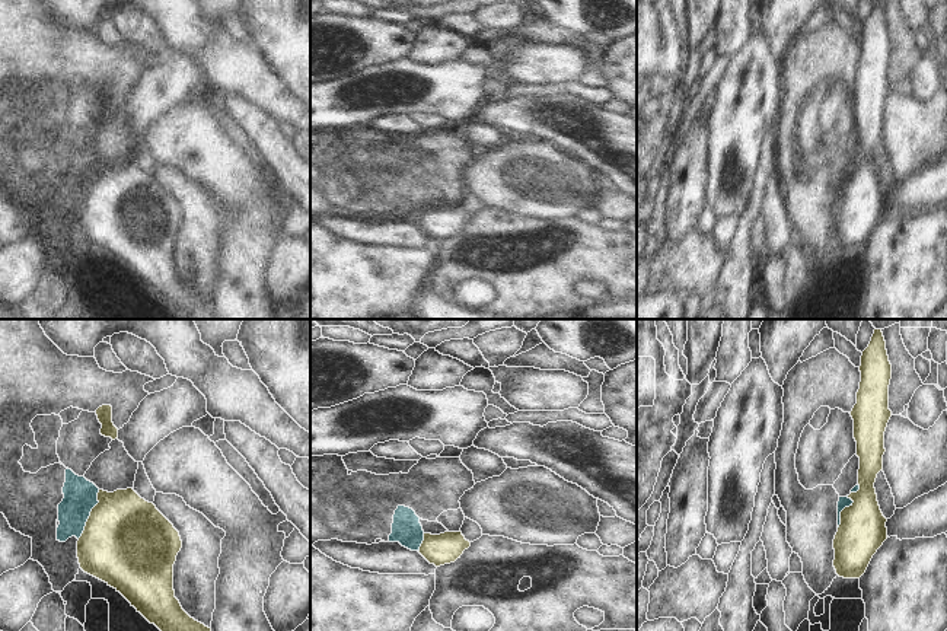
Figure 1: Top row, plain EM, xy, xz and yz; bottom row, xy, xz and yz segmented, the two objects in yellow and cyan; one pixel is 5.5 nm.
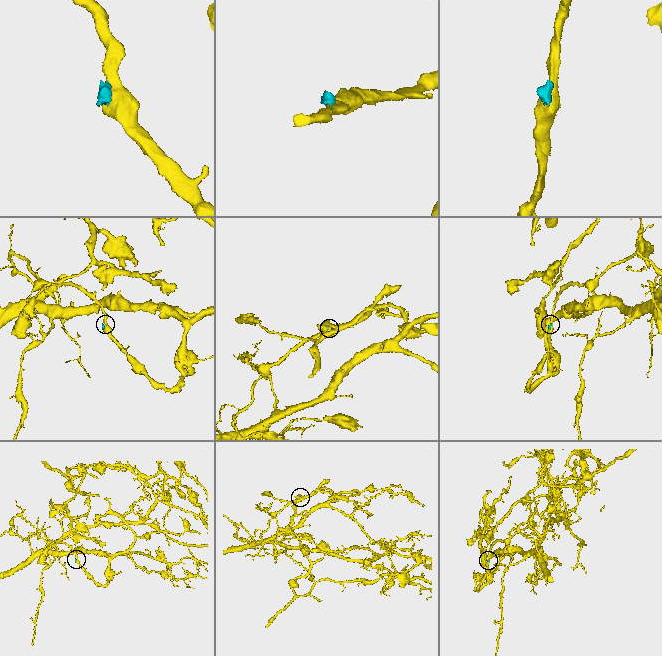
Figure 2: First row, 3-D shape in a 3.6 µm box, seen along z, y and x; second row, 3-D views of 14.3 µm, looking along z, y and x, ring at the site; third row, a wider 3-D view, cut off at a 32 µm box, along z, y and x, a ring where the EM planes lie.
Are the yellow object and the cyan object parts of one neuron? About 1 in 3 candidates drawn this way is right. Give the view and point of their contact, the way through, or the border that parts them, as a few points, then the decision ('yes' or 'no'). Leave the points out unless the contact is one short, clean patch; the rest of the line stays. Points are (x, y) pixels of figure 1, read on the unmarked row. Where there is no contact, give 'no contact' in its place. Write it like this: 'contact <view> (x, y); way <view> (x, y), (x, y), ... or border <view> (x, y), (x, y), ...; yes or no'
contact xy (91, 188); border xy (99, 163), (98, 177), (77, 212); no

